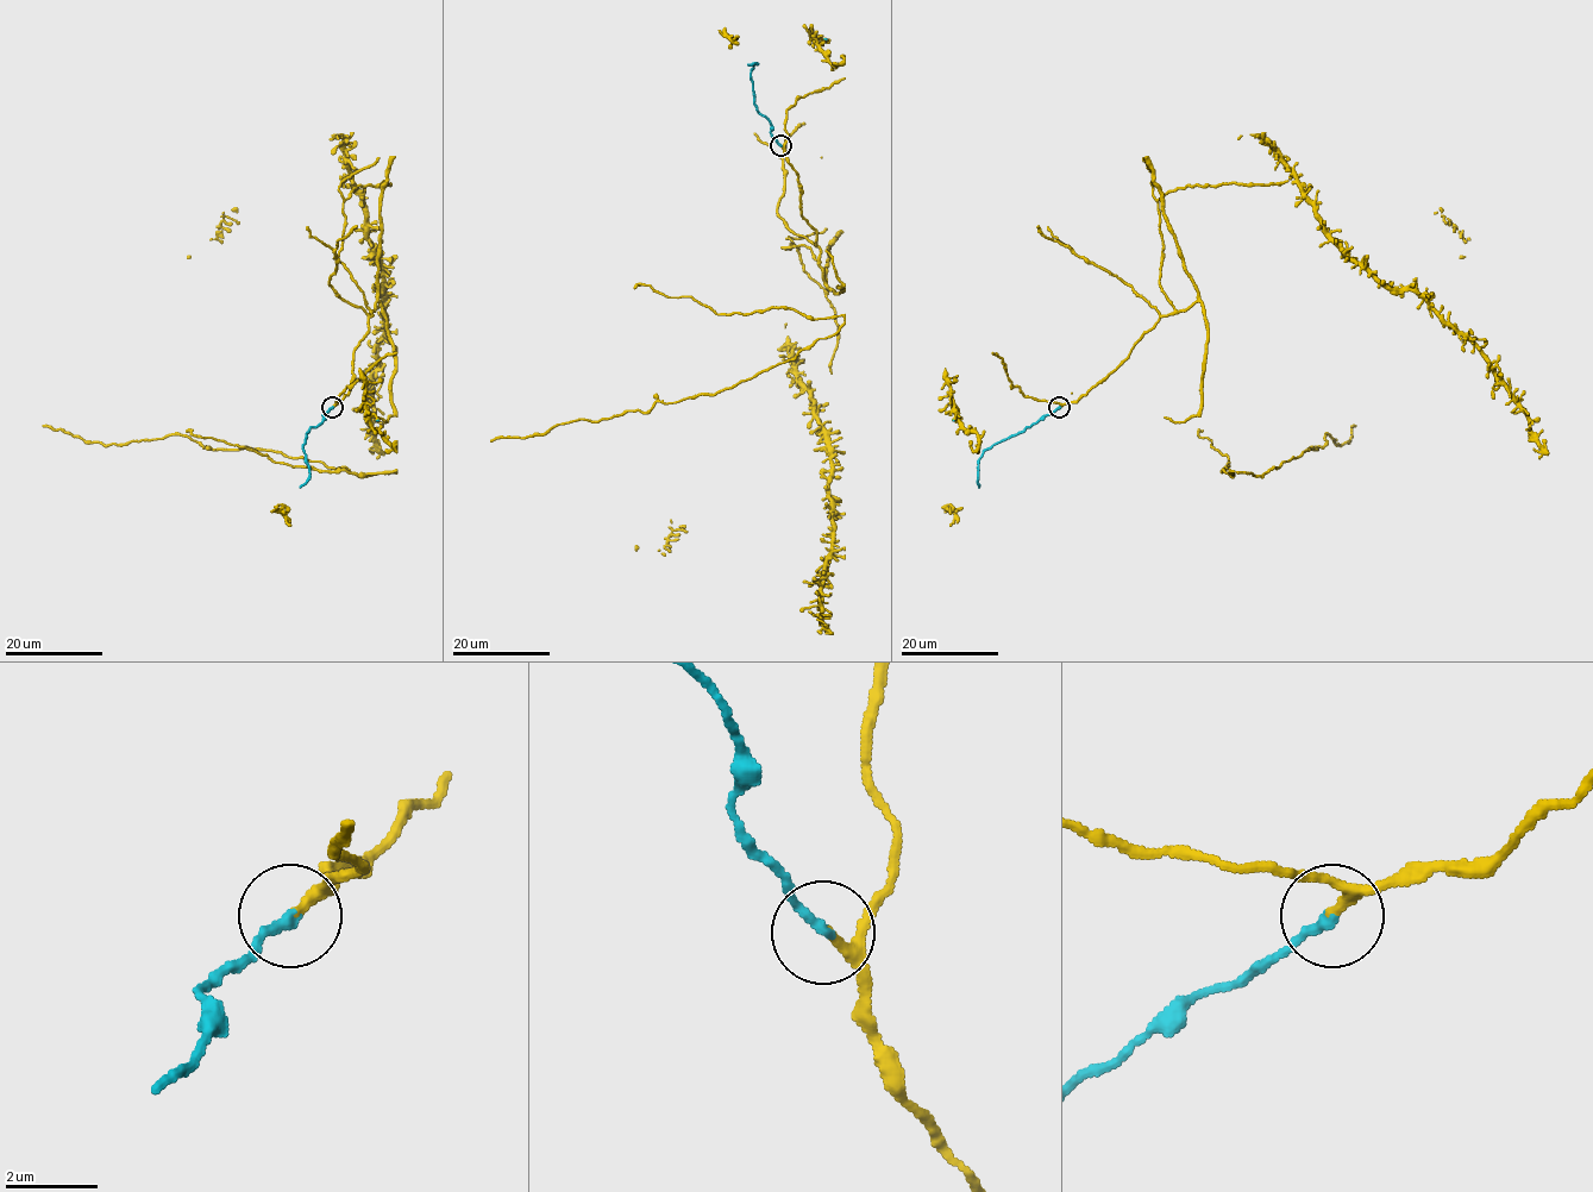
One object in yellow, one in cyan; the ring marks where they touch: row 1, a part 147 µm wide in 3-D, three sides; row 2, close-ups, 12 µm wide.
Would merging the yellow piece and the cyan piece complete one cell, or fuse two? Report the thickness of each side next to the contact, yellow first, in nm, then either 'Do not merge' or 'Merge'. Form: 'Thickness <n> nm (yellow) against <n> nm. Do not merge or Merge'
Thickness 170 nm (yellow) against 240 nm. Merge

